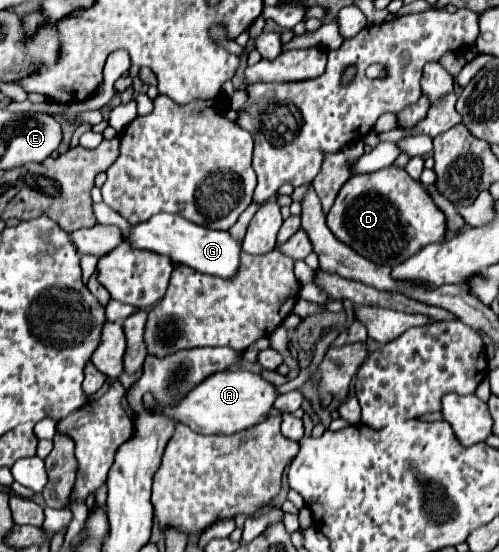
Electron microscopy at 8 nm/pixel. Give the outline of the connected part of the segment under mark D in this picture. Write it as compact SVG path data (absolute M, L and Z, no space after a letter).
M388 165L388 167L374 171L374 173L352 175L344 183L344 187L340 189L340 193L338 193L330 213L326 217L326 223L328 223L330 231L342 243L350 245L356 253L370 259L372 263L390 265L390 267L404 263L406 259L410 259L416 251L420 251L428 243L436 243L436 241L446 239L446 217L444 217L444 213L436 207L428 189L420 181L412 179L406 173L406 169L398 167L398 165Z

